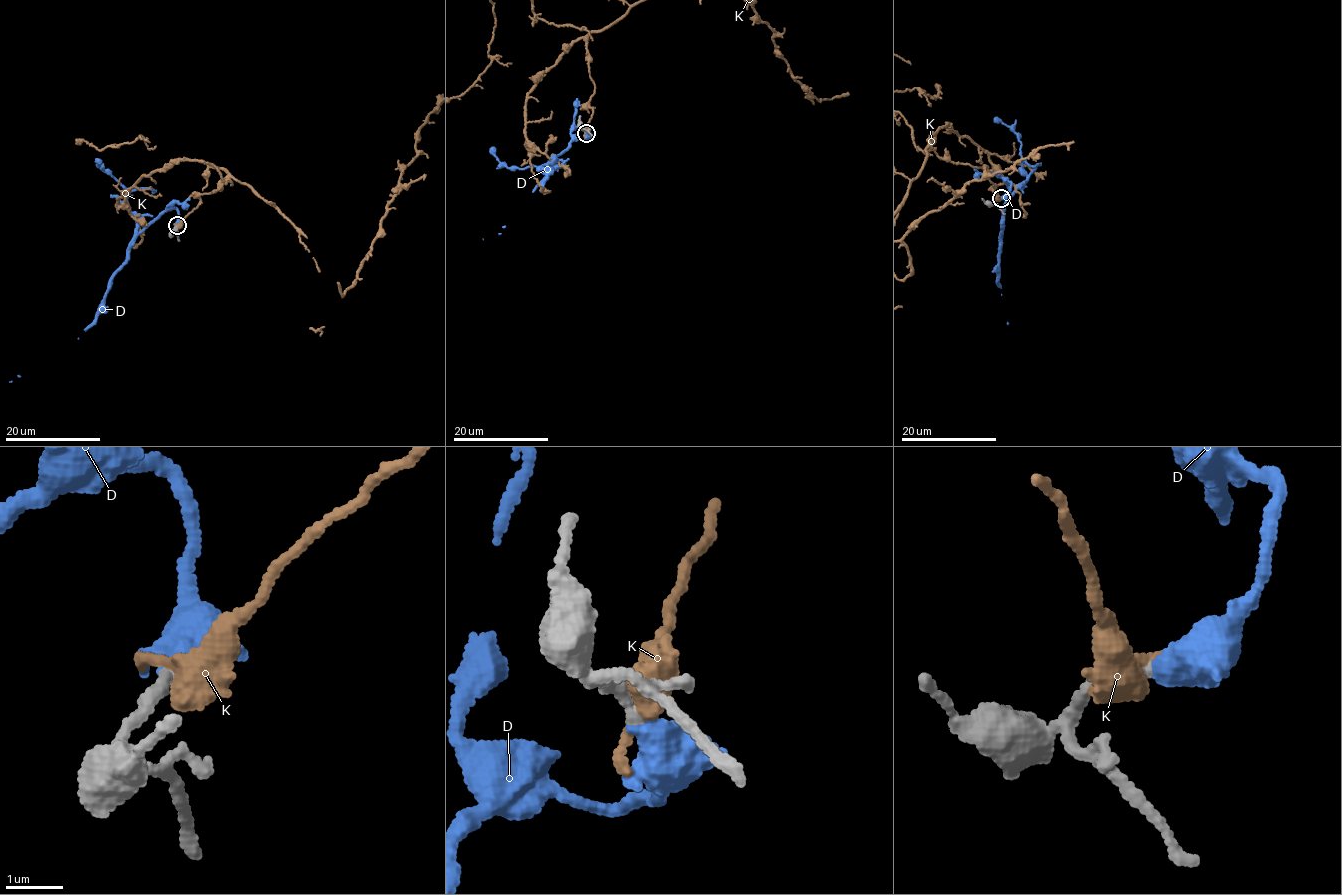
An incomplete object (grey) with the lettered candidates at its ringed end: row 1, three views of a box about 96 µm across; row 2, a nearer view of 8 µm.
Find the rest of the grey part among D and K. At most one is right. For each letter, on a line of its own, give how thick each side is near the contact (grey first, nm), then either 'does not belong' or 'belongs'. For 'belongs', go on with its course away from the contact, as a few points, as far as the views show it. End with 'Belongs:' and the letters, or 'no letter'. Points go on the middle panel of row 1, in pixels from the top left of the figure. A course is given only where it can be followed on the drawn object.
D: calibres 220 and 400 nm; belongs; course (585, 132), (586, 139), (573, 139), (554, 157), (556, 160), (548, 167), (551, 173), (540, 191), (483, 239)
K: calibres 280 and 480 nm; does not belong
Belongs: D

